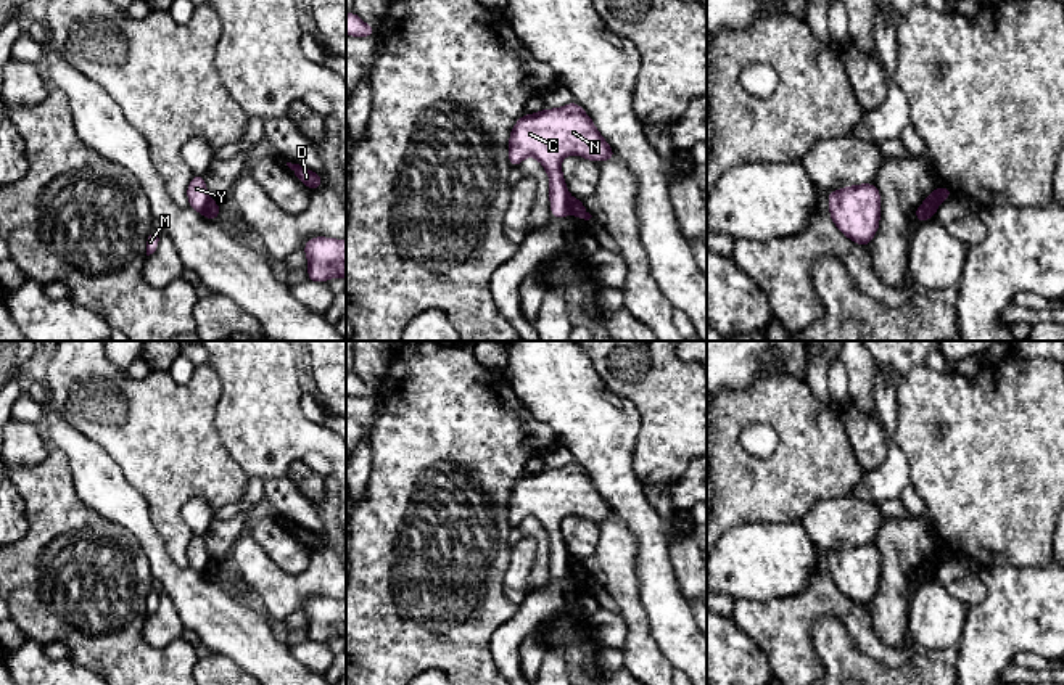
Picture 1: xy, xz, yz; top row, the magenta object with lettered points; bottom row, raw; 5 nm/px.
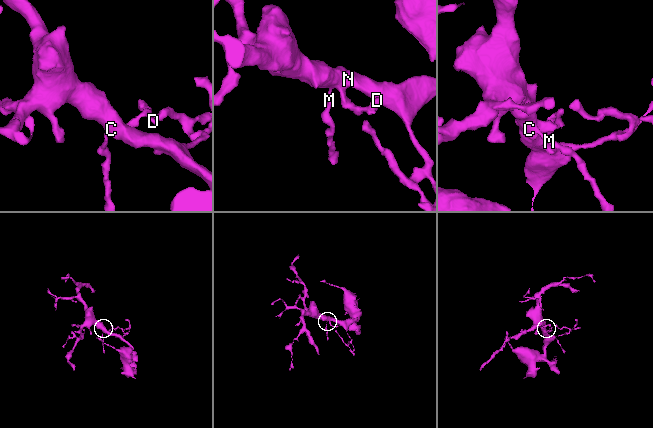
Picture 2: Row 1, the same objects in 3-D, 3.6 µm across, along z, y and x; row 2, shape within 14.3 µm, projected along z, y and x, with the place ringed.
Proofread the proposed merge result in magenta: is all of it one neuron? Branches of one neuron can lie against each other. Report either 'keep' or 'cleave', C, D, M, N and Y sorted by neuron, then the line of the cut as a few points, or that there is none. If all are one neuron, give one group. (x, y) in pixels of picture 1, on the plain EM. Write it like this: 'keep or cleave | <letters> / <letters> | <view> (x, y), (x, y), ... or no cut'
cleave | C M N Y / D | xz (569, 557), (570, 573)

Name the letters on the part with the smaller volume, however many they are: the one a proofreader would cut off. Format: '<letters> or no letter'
D

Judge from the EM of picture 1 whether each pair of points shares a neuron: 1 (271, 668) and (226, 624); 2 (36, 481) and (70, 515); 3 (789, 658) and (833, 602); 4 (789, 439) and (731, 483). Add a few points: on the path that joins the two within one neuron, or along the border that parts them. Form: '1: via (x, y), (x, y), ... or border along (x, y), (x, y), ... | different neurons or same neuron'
1: via (259, 656), (237, 634) | same neuron
2: via (44, 489), (61, 507) | same neuron
3: via (789, 640), (789, 631), (815, 605) | same neuron
4: via (783, 455), (755, 483), (747, 483) | same neuron

